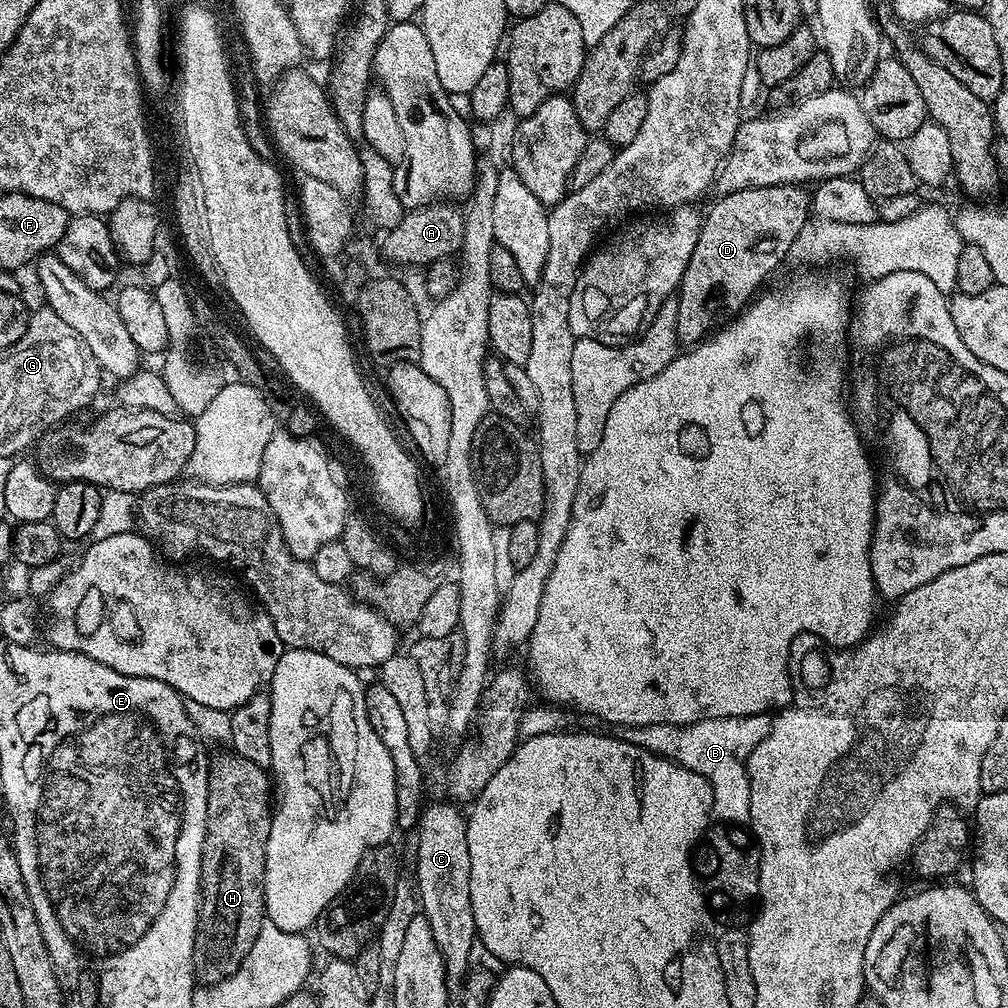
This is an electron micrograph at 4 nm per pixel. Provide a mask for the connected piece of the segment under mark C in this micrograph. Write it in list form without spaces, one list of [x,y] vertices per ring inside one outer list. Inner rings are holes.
[[[449,801],[434,802],[421,811],[416,827],[416,878],[421,913],[428,920],[435,942],[444,958],[446,983],[449,989],[463,984],[470,970],[470,954],[476,946],[476,923],[470,906],[470,854],[466,845],[468,829],[465,815]]]

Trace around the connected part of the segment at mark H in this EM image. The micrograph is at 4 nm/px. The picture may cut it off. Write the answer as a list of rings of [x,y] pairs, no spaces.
[[[224,750],[221,756],[211,757],[208,768],[208,801],[206,802],[206,838],[204,839],[204,853],[202,854],[202,866],[200,867],[200,923],[196,929],[196,941],[194,942],[194,962],[196,963],[196,975],[201,985],[216,984],[228,976],[232,976],[238,970],[240,963],[250,953],[258,938],[259,931],[266,923],[264,914],[264,871],[266,870],[266,842],[270,838],[270,826],[274,811],[273,801],[270,799],[270,776],[265,769],[260,768],[250,758],[242,758],[238,753]]]

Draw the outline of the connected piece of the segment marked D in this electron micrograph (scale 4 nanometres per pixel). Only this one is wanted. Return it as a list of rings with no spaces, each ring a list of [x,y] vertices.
[[[795,184],[747,188],[716,198],[712,209],[703,213],[694,254],[690,254],[686,274],[682,274],[682,282],[674,296],[678,302],[676,338],[681,345],[695,346],[705,339],[717,327],[720,312],[739,313],[757,295],[759,284],[780,263],[788,260],[788,251],[794,246],[794,238],[798,238],[798,230],[802,230],[810,218],[810,196],[804,192],[807,191]]]

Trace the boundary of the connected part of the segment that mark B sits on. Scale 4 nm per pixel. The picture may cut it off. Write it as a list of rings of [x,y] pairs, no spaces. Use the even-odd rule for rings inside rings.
[[[759,712],[757,716],[710,718],[693,724],[623,726],[618,736],[642,750],[650,750],[655,756],[681,764],[686,770],[694,770],[694,774],[702,774],[712,787],[713,817],[725,824],[744,826],[750,818],[748,759],[754,746],[766,738],[769,723],[769,713]]]

